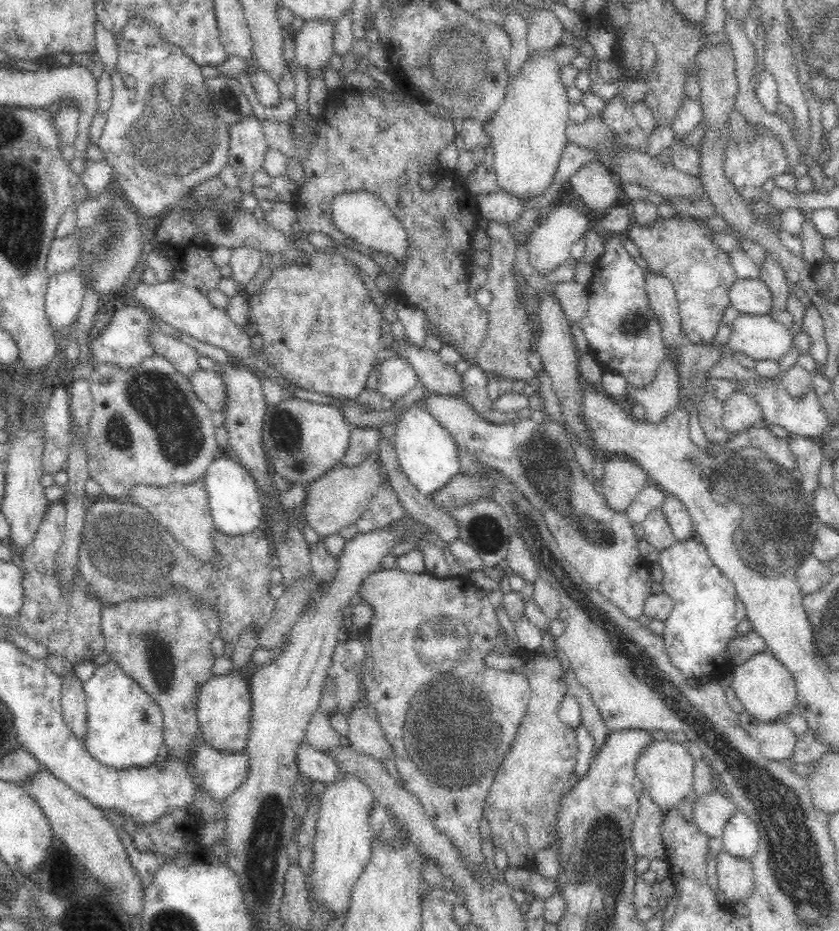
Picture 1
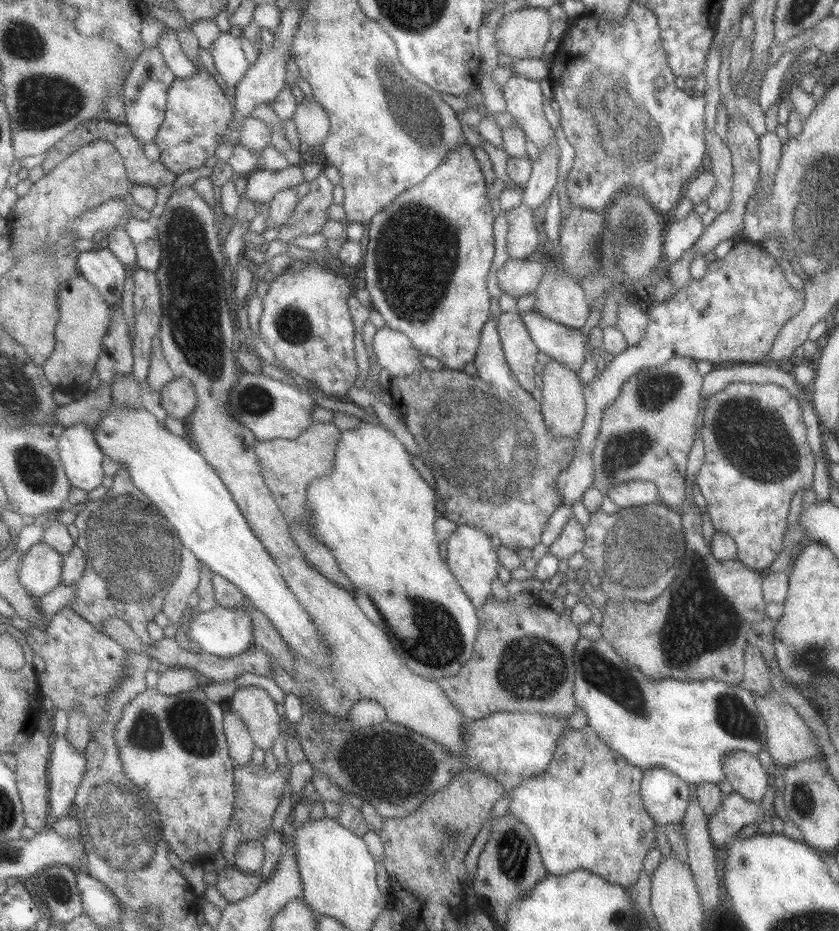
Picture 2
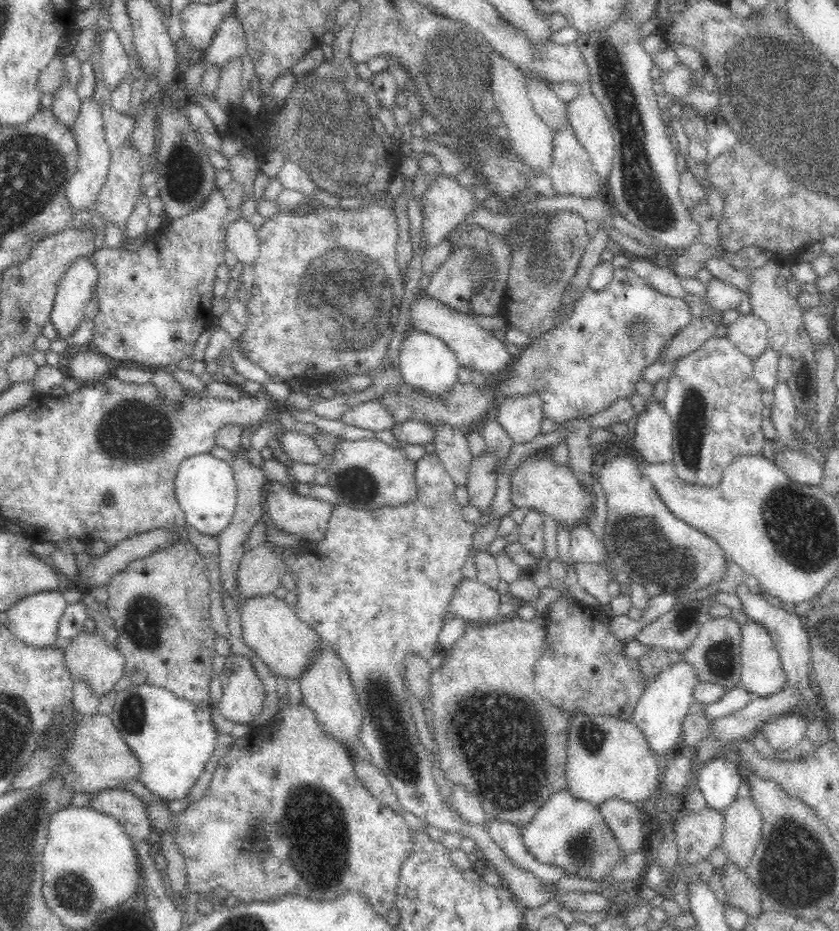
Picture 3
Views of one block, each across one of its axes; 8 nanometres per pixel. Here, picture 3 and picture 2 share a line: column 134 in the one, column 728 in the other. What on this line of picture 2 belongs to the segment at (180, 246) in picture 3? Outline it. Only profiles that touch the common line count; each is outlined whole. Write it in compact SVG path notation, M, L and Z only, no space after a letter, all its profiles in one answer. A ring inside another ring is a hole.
M744 238L734 242L729 252L724 253L715 261L709 262L705 269L705 274L700 279L691 279L691 282L675 291L663 302L649 304L645 308L648 316L647 326L643 336L637 344L626 347L623 352L613 355L599 375L593 377L589 385L581 384L582 396L585 404L585 413L582 426L577 432L579 443L573 447L573 459L565 471L560 472L556 480L556 489L560 494L561 505L571 506L574 502L580 500L583 491L590 486L592 479L591 471L591 448L603 410L611 406L611 402L617 398L620 386L627 378L638 373L641 369L656 367L667 362L673 357L685 357L694 361L703 360L703 362L731 362L732 364L764 362L767 352L773 342L779 329L794 315L804 303L804 292L801 287L792 279L788 271L777 265L768 253L757 245L752 245Z

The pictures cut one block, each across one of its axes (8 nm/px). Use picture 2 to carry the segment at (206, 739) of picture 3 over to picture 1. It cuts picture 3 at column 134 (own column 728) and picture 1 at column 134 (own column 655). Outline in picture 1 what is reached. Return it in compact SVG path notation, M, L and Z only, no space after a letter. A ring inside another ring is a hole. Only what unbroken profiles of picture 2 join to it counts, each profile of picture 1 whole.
M109 661L106 666L96 667L94 677L84 686L86 712L88 713L88 736L84 746L102 766L113 769L128 767L144 768L156 762L164 752L164 715L160 705L136 682L126 675L118 664Z

